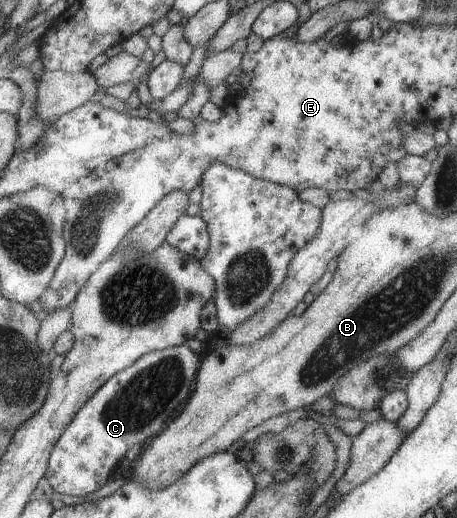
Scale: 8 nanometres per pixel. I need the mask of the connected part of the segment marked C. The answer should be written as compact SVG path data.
M186 345L150 352L112 376L71 421L52 448L46 479L54 492L82 497L106 485L108 471L130 446L143 444L163 431L172 413L186 401L199 371L200 359Z

